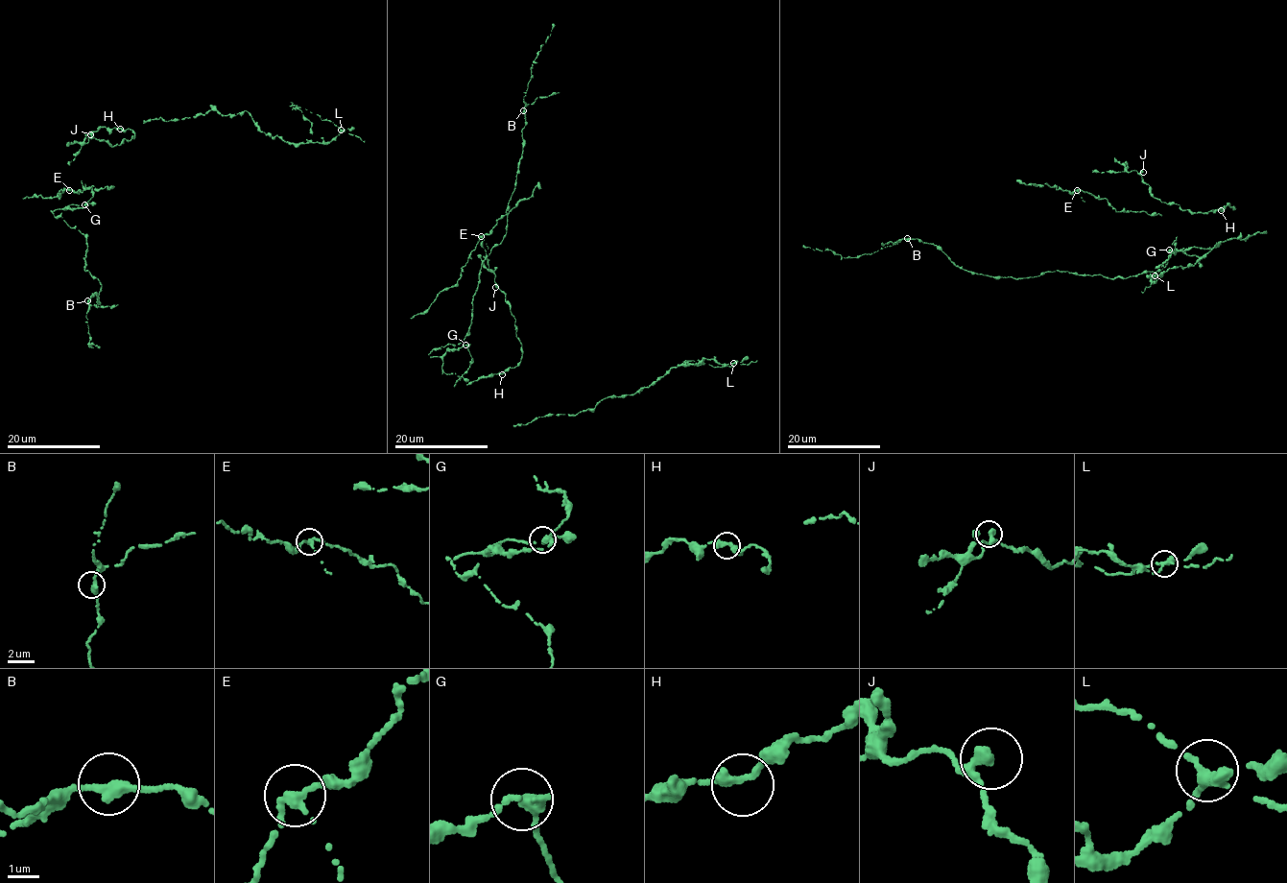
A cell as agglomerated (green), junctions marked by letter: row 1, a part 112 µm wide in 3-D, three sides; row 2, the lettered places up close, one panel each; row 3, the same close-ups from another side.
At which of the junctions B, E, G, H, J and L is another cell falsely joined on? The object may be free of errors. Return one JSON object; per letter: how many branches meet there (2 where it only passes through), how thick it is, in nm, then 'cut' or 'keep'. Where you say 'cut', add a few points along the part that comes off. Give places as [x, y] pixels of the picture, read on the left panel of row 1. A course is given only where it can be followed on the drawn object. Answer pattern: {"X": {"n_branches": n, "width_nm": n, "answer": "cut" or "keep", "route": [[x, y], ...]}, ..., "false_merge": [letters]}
{"B": {"n_branches": 2, "width_nm": 320, "answer": "keep"}, "E": {"n_branches": 2, "width_nm": 300, "answer": "keep"}, "G": {"n_branches": 2, "width_nm": 320, "answer": "keep"}, "H": {"n_branches": 2, "width_nm": 320, "answer": "keep"}, "J": {"n_branches": 2, "width_nm": 320, "answer": "keep"}, "L": {"n_branches": 2, "width_nm": 320, "answer": "cut", "route": [[342, 130], [329, 120], [322, 120], [317, 114], [295, 105], [309, 120], [312, 133]]}, "false_merge": ["L"]}

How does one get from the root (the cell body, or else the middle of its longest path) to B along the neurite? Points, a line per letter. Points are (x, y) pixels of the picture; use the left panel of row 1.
B: (85, 204), (51, 211), (85, 237), (84, 270), (102, 285), (96, 298), (99, 304), (96, 294), (87, 300)

